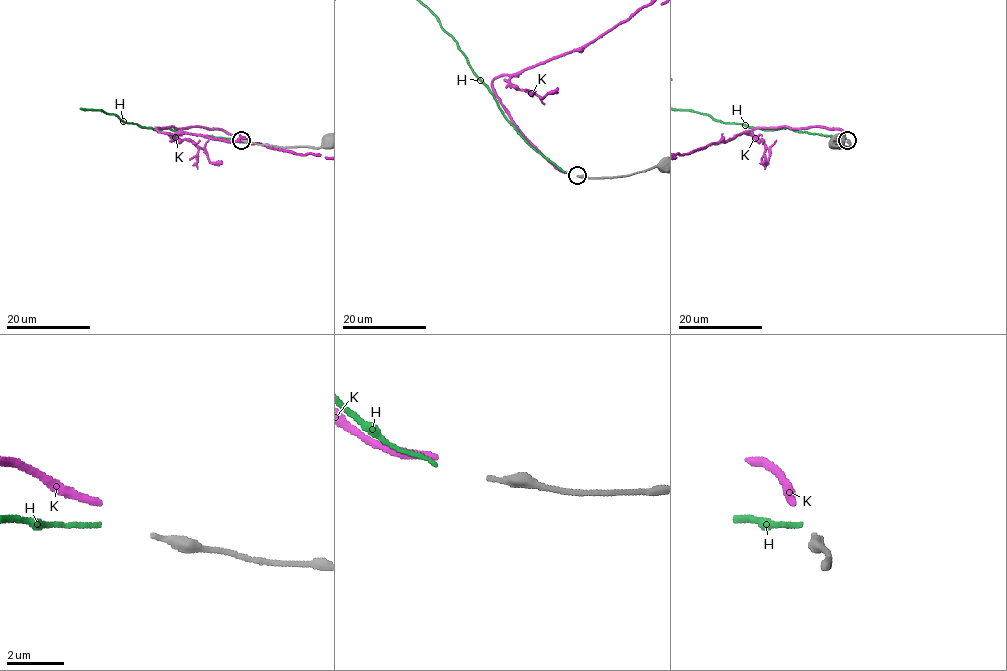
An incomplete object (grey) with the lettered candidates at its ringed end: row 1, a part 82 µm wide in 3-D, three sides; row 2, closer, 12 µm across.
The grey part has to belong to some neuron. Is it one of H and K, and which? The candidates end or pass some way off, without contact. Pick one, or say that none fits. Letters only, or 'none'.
H

